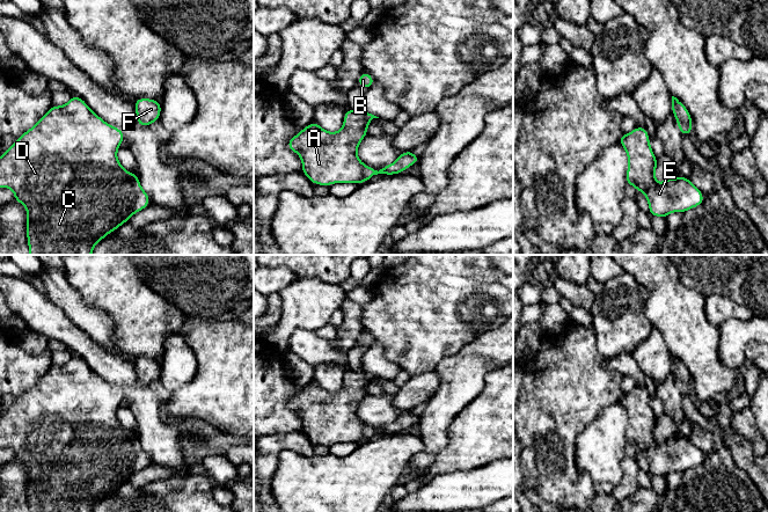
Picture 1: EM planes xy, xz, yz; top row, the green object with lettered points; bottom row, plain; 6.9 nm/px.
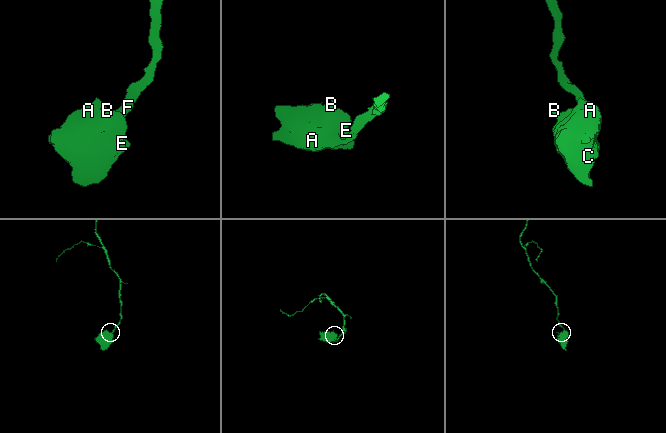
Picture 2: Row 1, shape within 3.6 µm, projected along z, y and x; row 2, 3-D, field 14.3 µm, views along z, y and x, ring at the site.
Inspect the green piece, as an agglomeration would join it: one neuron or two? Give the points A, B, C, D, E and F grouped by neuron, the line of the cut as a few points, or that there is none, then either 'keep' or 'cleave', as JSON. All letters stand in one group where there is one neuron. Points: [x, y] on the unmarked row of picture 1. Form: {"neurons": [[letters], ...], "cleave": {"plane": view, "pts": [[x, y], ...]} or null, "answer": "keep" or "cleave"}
{"neurons": [["A", "B", "C", "D", "E", "F"]], "cleave": null, "answer": "keep"}

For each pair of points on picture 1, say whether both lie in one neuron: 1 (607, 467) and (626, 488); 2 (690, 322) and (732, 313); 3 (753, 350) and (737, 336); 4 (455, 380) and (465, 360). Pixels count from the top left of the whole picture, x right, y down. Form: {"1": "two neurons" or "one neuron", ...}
{"1": "two neurons", "2": "two neurons", "3": "two neurons", "4": "one neuron"}

